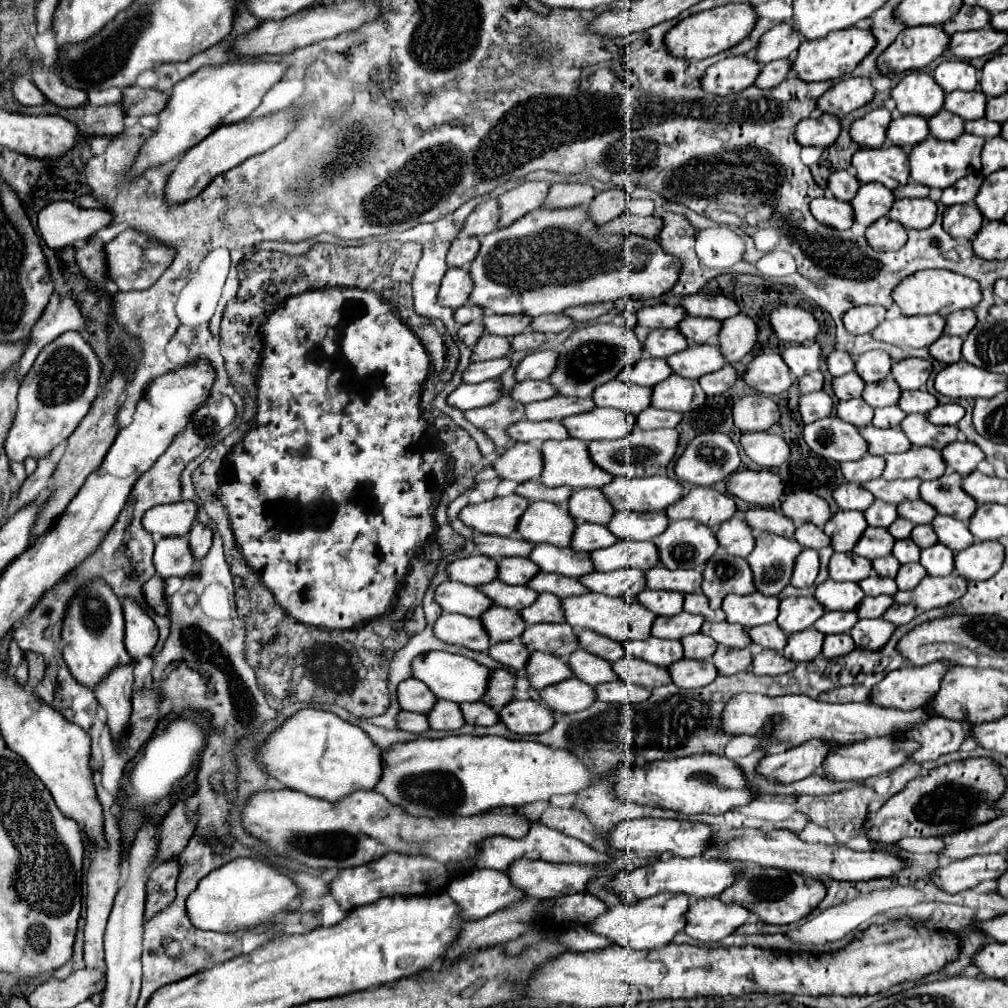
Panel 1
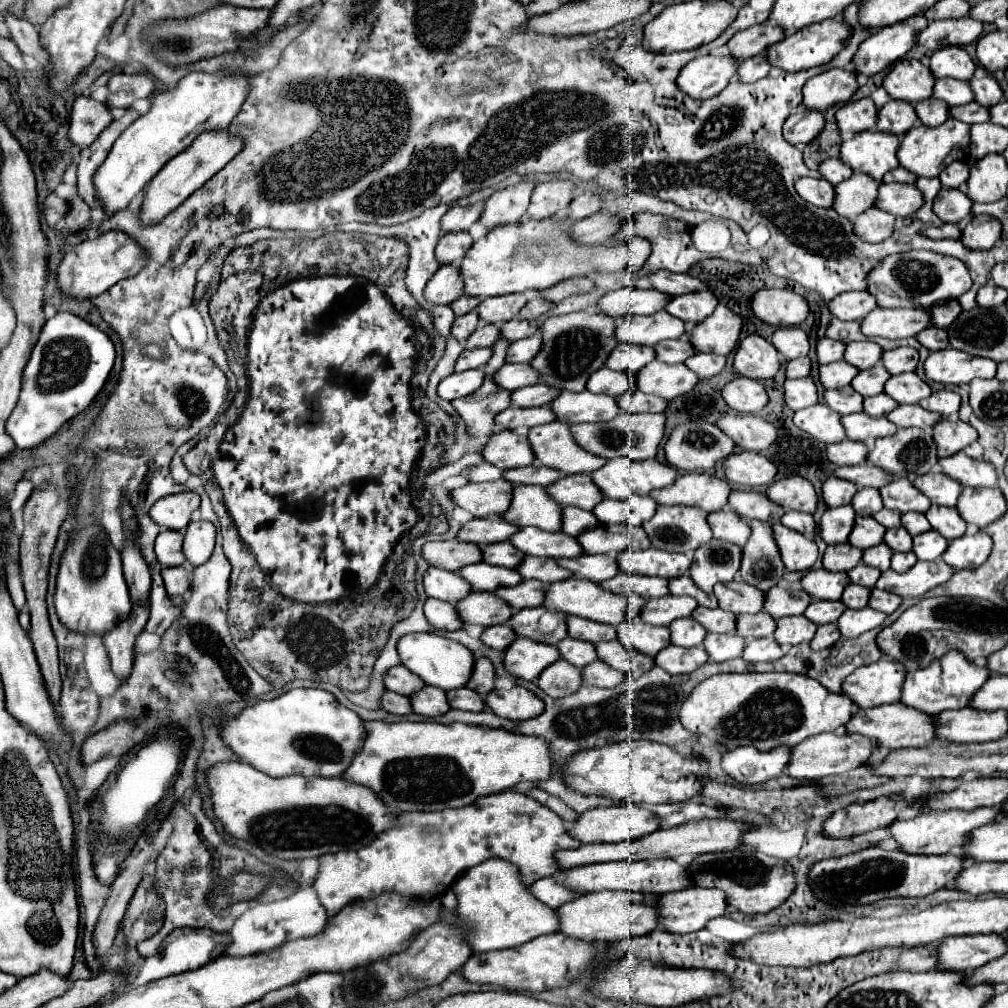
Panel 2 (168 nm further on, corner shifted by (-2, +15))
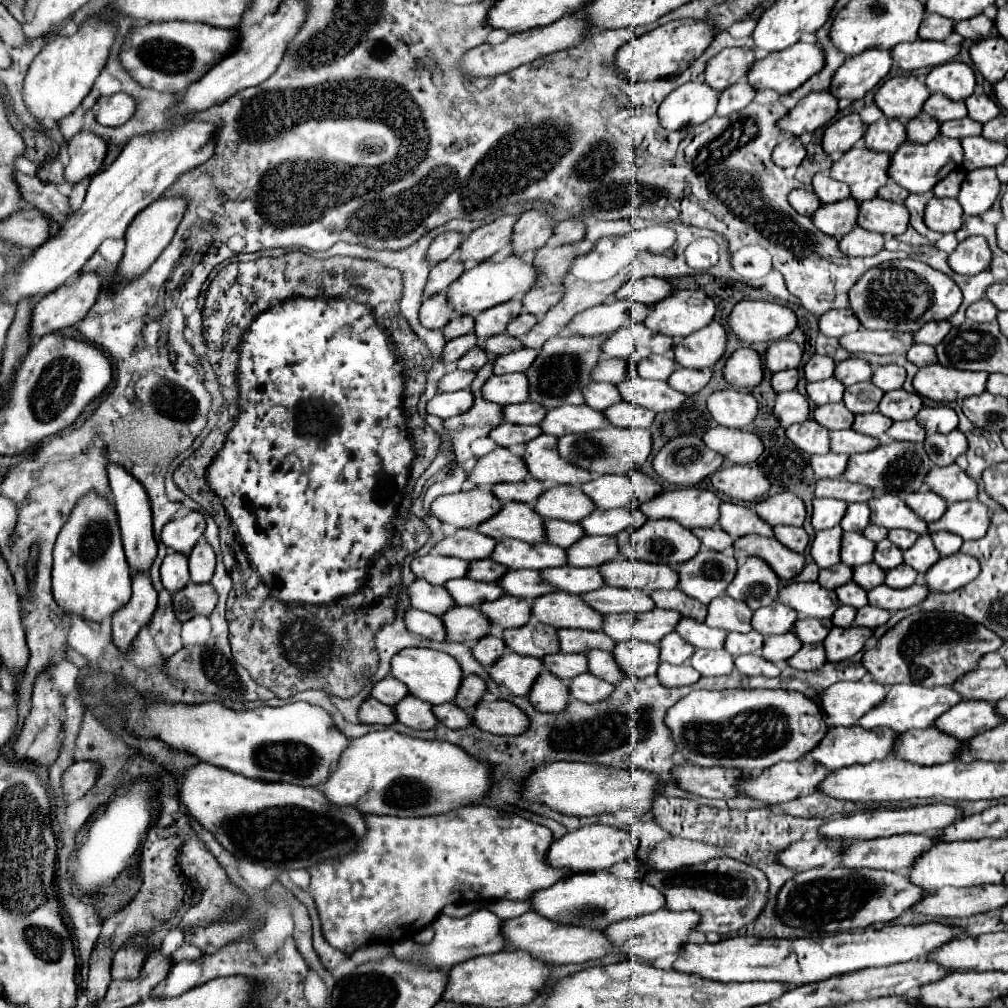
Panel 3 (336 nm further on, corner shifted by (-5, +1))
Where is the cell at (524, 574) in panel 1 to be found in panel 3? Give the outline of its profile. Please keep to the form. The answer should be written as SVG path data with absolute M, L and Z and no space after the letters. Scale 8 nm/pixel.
M480 559L480 561L474 561L468 565L466 577L474 579L474 581L486 581L486 583L490 581L492 583L492 581L498 581L506 571L508 571L506 567L490 561L490 559Z

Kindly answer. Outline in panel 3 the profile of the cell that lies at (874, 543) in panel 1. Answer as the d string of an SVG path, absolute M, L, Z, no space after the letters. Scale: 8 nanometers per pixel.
M842 533L842 563L850 567L858 567L864 563L872 563L876 543L862 539L862 533Z

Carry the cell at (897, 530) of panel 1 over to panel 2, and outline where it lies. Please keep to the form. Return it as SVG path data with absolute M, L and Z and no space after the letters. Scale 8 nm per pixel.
M881 509L881 511L875 513L873 517L875 517L881 525L885 525L885 527L897 527L897 525L901 525L901 515L895 513L895 511L891 511L891 509Z

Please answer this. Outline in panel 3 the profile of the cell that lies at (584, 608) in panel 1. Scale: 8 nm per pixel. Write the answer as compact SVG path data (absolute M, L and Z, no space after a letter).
M552 591L534 599L532 603L534 621L552 625L554 629L570 627L570 629L594 629L602 627L602 615L592 611L578 595L570 595L564 591Z

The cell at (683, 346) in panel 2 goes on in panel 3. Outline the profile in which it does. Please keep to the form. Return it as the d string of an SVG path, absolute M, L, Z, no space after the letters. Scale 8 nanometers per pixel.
M650 355L642 359L640 363L630 363L630 375L638 375L642 379L662 379L666 381L672 371L676 369L676 363L670 355Z

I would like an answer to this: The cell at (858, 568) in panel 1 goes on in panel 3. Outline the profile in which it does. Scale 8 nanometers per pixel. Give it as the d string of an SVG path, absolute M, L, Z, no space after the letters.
M838 563L830 569L820 569L818 575L818 583L826 589L836 589L848 581L852 581L852 567L846 567L844 563Z

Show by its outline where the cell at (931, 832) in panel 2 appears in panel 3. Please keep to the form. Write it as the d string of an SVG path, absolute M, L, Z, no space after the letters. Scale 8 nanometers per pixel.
M892 835L882 839L852 841L842 849L842 867L848 869L886 869L894 873L906 873L914 859L936 845L928 835Z

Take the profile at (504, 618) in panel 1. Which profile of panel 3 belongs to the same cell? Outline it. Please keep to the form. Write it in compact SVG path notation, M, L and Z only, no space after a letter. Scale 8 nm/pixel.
M450 607L440 615L446 641L478 641L490 633L490 621L476 607Z

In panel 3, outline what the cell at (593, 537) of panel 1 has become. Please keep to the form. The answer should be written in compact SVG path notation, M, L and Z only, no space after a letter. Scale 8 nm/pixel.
M546 519L544 533L546 533L546 543L554 543L562 549L570 547L572 543L576 543L584 535L584 531L578 523L556 521L556 519Z

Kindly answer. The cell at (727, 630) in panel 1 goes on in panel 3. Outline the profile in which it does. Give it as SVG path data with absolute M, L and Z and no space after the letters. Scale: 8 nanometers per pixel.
M682 617L678 621L678 627L674 629L684 641L692 643L694 649L722 649L724 639L726 639L726 631L718 631L718 629L710 629L704 623L698 623L694 619L686 619Z

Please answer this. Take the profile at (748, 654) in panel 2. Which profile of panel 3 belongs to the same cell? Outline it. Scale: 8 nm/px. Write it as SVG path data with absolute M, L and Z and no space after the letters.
M750 653L750 655L740 655L736 661L734 661L736 669L746 675L746 677L754 677L754 675L764 675L764 677L778 677L780 675L780 667L776 663L770 663L766 661L764 657L756 655L756 653Z

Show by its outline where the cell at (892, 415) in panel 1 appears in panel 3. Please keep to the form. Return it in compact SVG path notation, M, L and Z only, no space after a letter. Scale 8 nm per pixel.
M874 411L874 413L864 413L864 415L854 415L854 427L852 429L862 433L862 435L870 435L870 437L880 439L888 431L890 425L892 425L892 419Z

